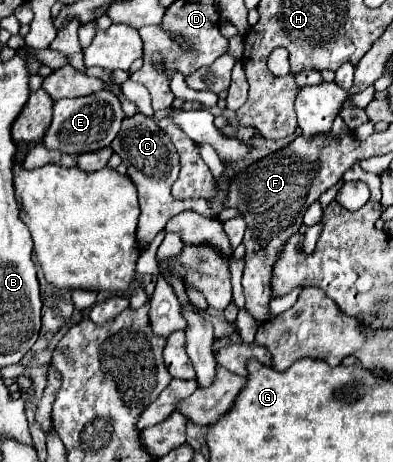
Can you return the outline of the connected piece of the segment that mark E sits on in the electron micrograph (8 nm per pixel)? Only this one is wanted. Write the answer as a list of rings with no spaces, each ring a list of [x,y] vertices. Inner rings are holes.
[[[100,91],[88,97],[78,97],[78,99],[60,99],[54,103],[54,115],[52,123],[46,129],[42,143],[50,151],[60,151],[60,153],[70,153],[70,155],[82,155],[88,151],[98,151],[104,149],[112,143],[116,137],[120,123],[124,119],[120,101],[116,95],[110,91]]]

